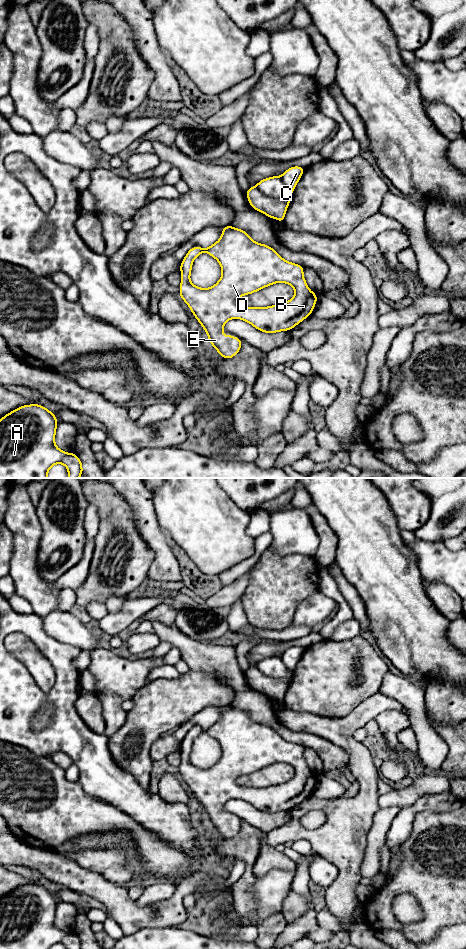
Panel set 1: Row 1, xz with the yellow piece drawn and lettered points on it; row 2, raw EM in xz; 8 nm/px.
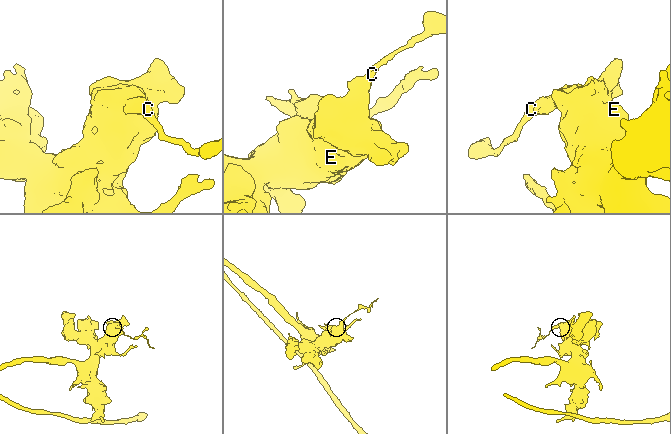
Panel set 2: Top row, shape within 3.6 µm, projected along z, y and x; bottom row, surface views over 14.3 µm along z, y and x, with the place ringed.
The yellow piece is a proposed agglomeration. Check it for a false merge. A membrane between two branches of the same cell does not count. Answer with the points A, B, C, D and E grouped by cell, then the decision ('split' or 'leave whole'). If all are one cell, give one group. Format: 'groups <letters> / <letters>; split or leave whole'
groups A B D E / C; split

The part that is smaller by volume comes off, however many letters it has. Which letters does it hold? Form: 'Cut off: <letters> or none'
Cut off: C

